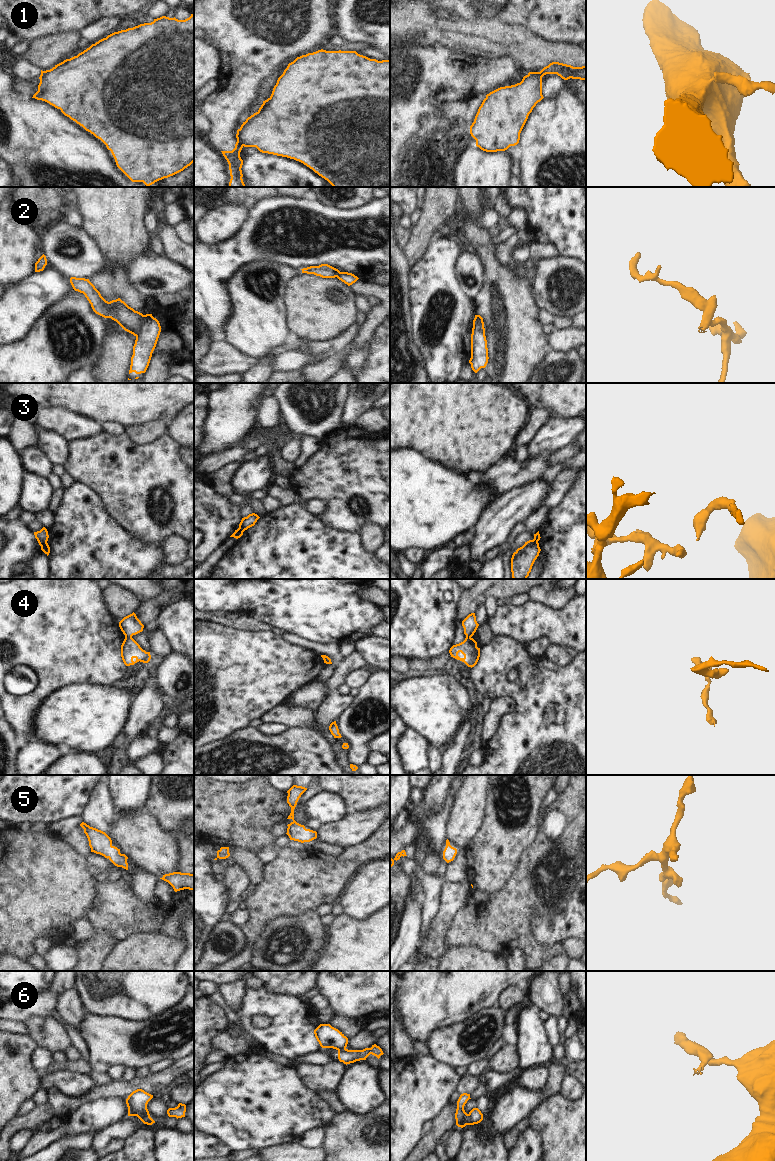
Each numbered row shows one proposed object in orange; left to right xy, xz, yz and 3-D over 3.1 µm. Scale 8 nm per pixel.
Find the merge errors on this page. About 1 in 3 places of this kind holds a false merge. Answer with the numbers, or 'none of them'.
1, 2, 3, 4, 6

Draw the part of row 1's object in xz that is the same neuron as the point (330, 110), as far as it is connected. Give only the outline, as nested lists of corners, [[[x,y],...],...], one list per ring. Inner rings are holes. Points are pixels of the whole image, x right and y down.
[[[318,50],[297,57],[278,78],[271,96],[259,110],[248,117],[237,130],[237,142],[244,147],[256,147],[262,153],[299,161],[327,180],[333,187],[390,187],[390,60],[378,61],[356,51]]]

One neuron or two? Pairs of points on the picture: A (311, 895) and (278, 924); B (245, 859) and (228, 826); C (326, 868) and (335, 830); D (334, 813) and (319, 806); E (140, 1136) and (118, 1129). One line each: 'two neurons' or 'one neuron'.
A: two neurons
B: two neurons
C: two neurons
D: one neuron
E: two neurons

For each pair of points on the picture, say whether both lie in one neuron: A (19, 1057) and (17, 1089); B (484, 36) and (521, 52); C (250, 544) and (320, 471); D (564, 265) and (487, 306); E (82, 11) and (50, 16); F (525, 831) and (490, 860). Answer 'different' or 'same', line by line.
A: same
B: same
C: different
D: different
E: same
F: same

